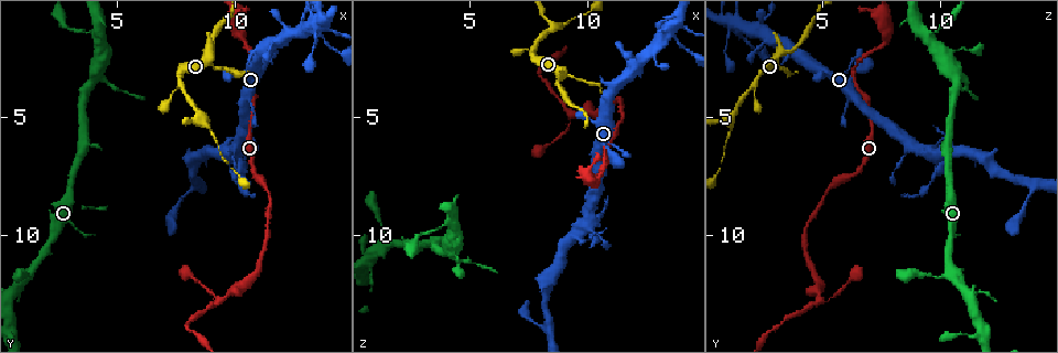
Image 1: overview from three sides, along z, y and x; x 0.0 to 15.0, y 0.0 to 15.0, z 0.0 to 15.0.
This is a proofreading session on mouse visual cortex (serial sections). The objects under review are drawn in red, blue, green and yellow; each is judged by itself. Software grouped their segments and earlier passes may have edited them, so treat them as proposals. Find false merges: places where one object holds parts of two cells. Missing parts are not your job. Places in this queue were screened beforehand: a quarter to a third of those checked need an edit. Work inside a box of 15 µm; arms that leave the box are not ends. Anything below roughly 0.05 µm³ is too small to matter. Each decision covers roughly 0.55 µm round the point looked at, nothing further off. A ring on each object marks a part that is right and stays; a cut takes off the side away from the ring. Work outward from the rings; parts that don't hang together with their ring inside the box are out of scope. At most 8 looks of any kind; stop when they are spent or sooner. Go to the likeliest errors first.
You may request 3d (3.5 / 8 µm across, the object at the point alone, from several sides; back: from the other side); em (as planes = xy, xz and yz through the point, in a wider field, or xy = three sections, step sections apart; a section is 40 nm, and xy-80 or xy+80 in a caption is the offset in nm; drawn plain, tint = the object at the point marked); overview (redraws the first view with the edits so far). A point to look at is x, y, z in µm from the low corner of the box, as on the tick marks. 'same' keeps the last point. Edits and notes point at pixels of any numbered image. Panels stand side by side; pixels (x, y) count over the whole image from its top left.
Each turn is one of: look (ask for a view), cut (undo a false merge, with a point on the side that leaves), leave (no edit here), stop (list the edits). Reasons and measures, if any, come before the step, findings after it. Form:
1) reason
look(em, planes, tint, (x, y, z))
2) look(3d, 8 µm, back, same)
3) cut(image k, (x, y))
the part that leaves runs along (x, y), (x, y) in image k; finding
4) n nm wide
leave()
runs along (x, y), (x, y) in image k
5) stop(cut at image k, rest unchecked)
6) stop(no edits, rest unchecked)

a fork
look(3d, 3.5 µm, (7.8, 3.6, 2.1))

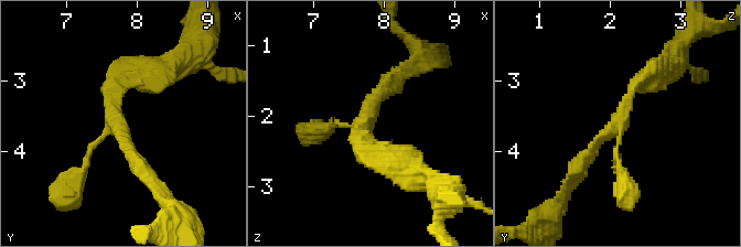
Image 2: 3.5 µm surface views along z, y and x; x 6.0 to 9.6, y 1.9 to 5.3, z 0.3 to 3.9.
shape alone is not enough
look(em, xy, step 2, tint, (7.70, 3.60, 2.10))

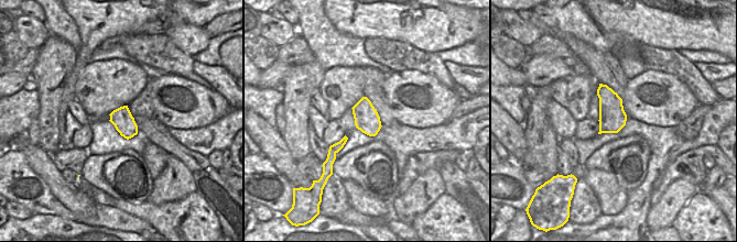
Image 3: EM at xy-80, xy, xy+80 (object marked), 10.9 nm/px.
leave()
runs along (654, 74), (575, 175) in image 2; one cell here

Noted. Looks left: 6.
thick turns thin
look(3d, 3.5 µm, (9.0, 5.6, 1.1))

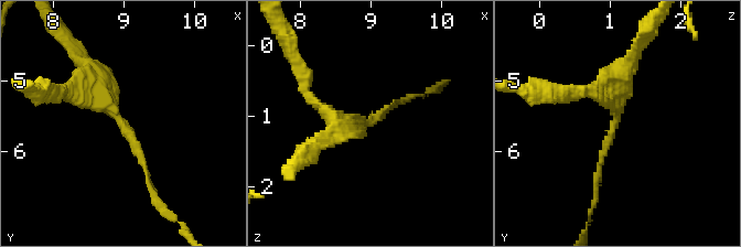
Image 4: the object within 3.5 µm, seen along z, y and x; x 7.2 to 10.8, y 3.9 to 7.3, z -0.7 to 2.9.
arms of 100, 350 nm; now the EM
look(em, xy, step 1, tint, (9.05, 5.70, 1.05))

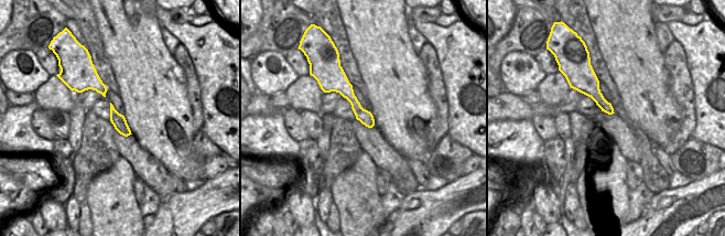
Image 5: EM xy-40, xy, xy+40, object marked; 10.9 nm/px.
look(em, xy, step 2, tint, same)

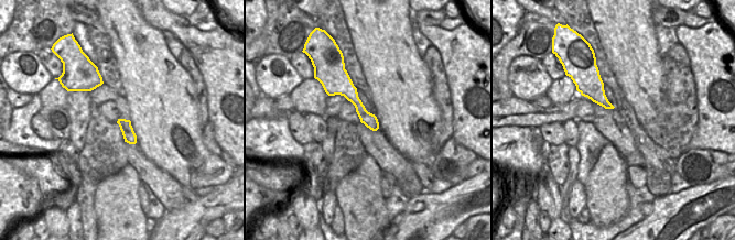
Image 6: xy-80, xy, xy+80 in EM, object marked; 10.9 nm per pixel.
leave()
runs along (86, 68), (133, 139), (150, 194) in image 4; continuous, no second cell

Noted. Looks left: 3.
calibre changes
look(3d, 3.5 µm, (8.8, 2.2, 3.3))

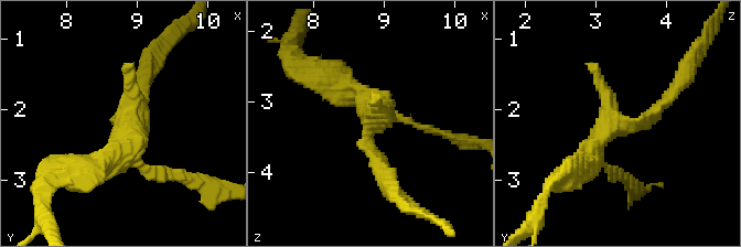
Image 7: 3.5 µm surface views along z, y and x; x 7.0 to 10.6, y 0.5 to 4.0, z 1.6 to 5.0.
need the tissue
look(em, xy, step 5, tint, (8.80, 2.25, 3.40))

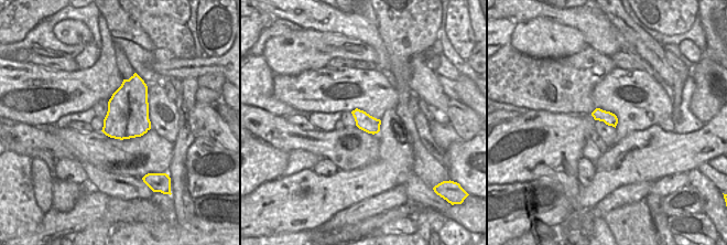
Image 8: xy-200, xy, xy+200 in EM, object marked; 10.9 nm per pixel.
look(em, planes, tint, same)

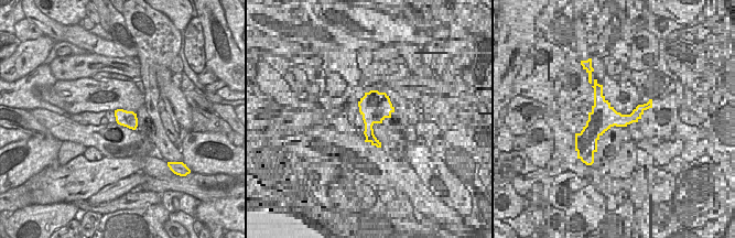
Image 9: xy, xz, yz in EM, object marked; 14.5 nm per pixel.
240 nm wide
leave()
runs along (578, 169), (676, 85) in image 7; all the same cell

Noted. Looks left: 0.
stop(no edits, rest unchecked)

